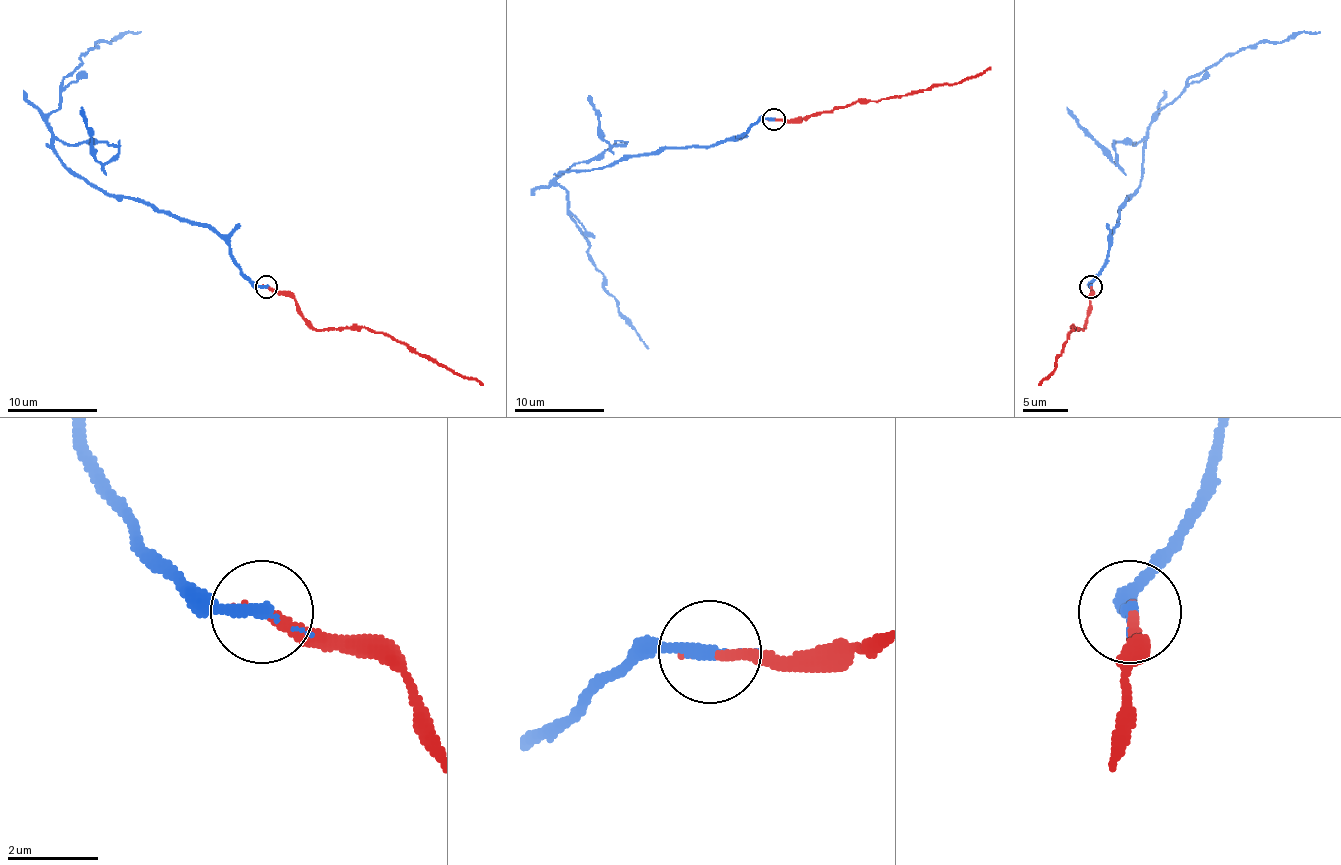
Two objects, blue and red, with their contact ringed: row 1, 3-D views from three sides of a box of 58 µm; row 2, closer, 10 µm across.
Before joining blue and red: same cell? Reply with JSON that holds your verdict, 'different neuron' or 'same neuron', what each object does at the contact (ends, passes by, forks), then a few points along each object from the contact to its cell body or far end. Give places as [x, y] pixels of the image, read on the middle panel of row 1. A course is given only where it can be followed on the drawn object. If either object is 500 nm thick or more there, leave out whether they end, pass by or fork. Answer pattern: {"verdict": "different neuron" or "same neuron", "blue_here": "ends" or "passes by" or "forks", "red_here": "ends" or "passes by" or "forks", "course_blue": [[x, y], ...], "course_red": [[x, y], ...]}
{"verdict": "different neuron", "blue_here": "ends", "red_here": "ends", "course_blue": [[773, 119], [710, 147], [660, 147], [554, 180], [586, 230], [617, 311], [649, 347]], "course_red": [[775, 119], [805, 119], [823, 110], [856, 101], [922, 92], [940, 83], [956, 83], [983, 74], [990, 68]]}

